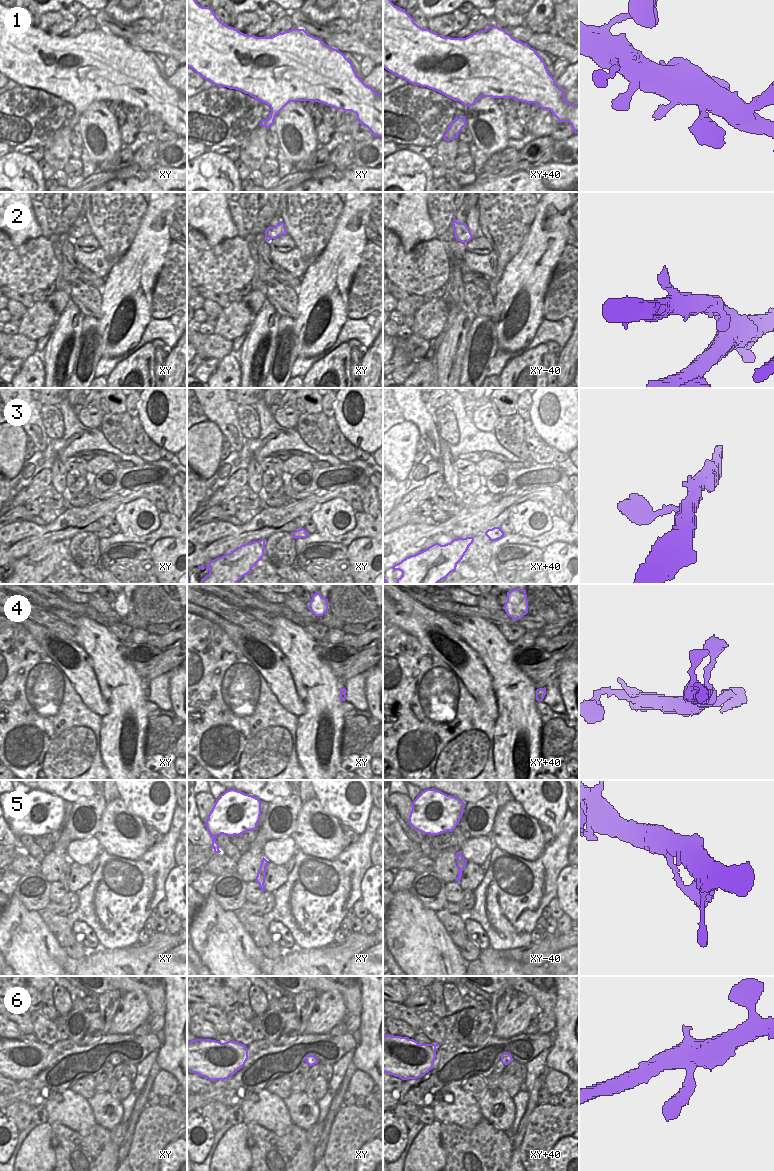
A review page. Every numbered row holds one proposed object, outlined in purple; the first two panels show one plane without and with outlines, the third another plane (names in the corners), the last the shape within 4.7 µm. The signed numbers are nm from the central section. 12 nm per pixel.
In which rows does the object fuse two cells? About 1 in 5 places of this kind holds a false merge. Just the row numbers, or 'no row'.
no row

